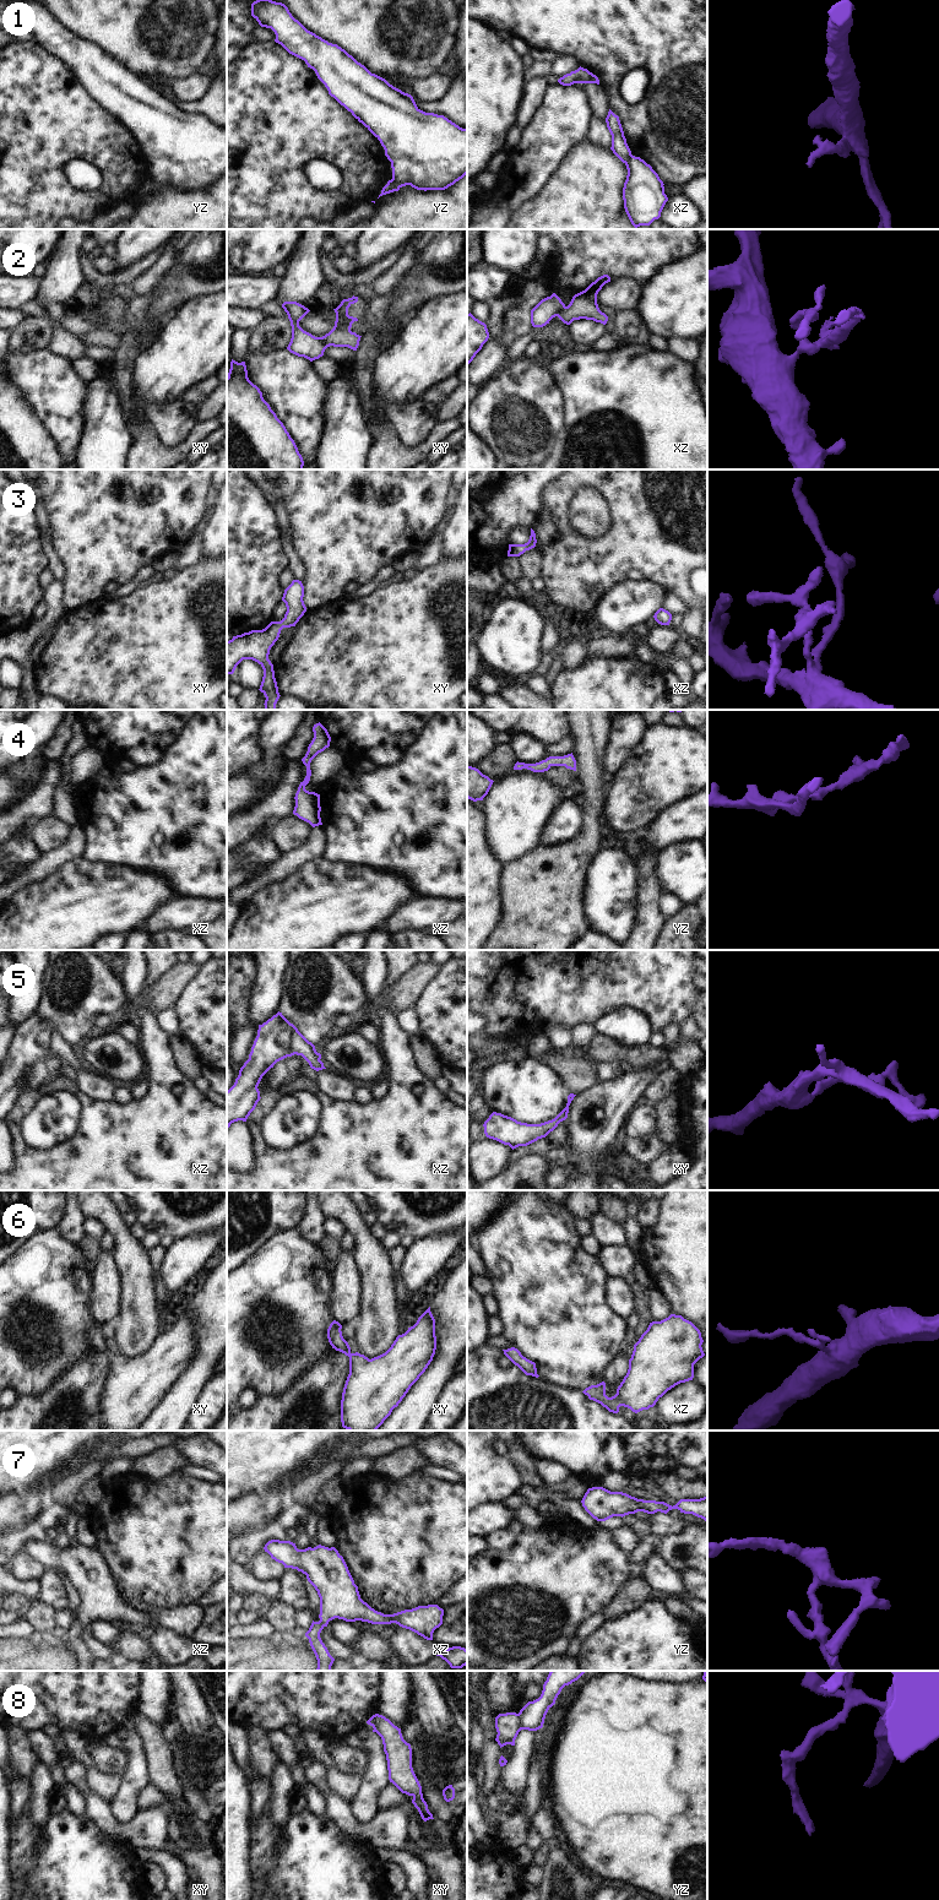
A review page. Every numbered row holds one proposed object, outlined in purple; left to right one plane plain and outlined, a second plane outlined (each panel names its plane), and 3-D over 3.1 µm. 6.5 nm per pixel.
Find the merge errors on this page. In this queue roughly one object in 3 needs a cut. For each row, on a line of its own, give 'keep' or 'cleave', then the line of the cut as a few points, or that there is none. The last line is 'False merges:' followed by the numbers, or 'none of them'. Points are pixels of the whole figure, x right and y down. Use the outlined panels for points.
1: cleave; cut yz (392, 177), (394, 182), (400, 186)
2: cleave; cut xz (565, 307), (557, 315)
3: keep; cut none
4: keep; cut none
5: keep; cut none
6: keep; cut none
7: keep; cut none
8: cleave; cut yz (516, 1714), (522, 1728)
False merges: 1, 2, 8

